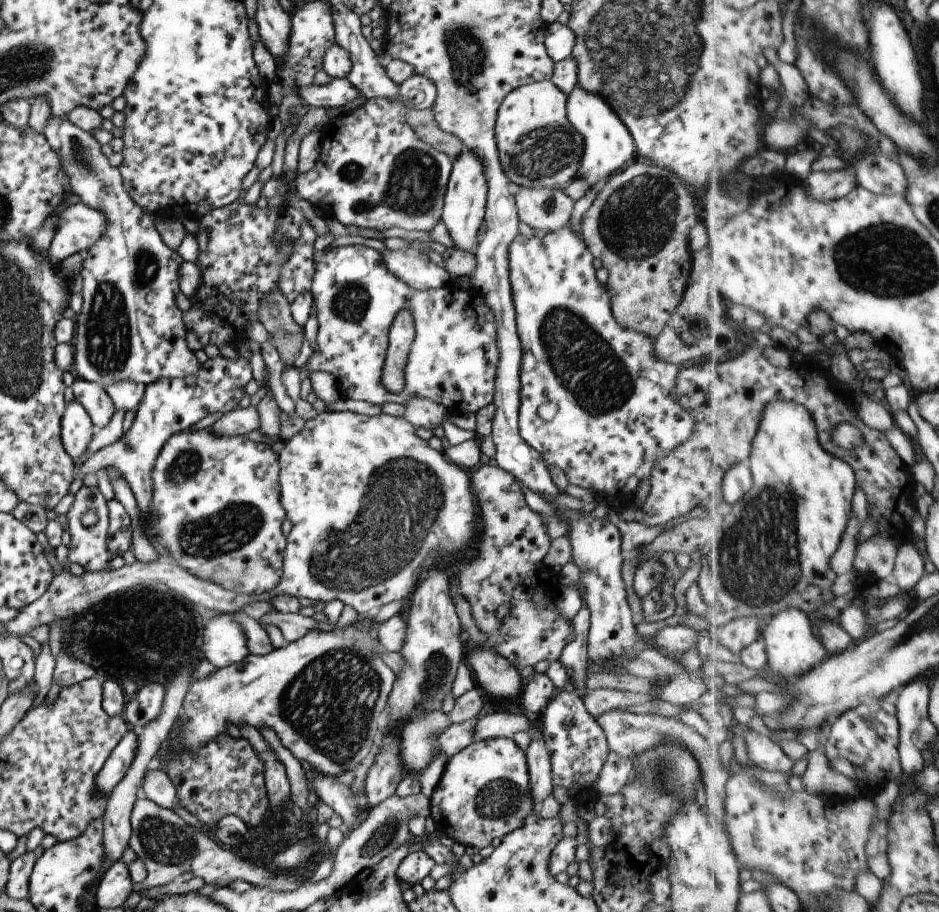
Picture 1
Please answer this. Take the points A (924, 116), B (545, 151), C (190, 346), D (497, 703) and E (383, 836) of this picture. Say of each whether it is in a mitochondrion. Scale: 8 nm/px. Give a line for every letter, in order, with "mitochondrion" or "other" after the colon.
A: other
B: mitochondrion
C: other
D: other
E: mitochondrion

